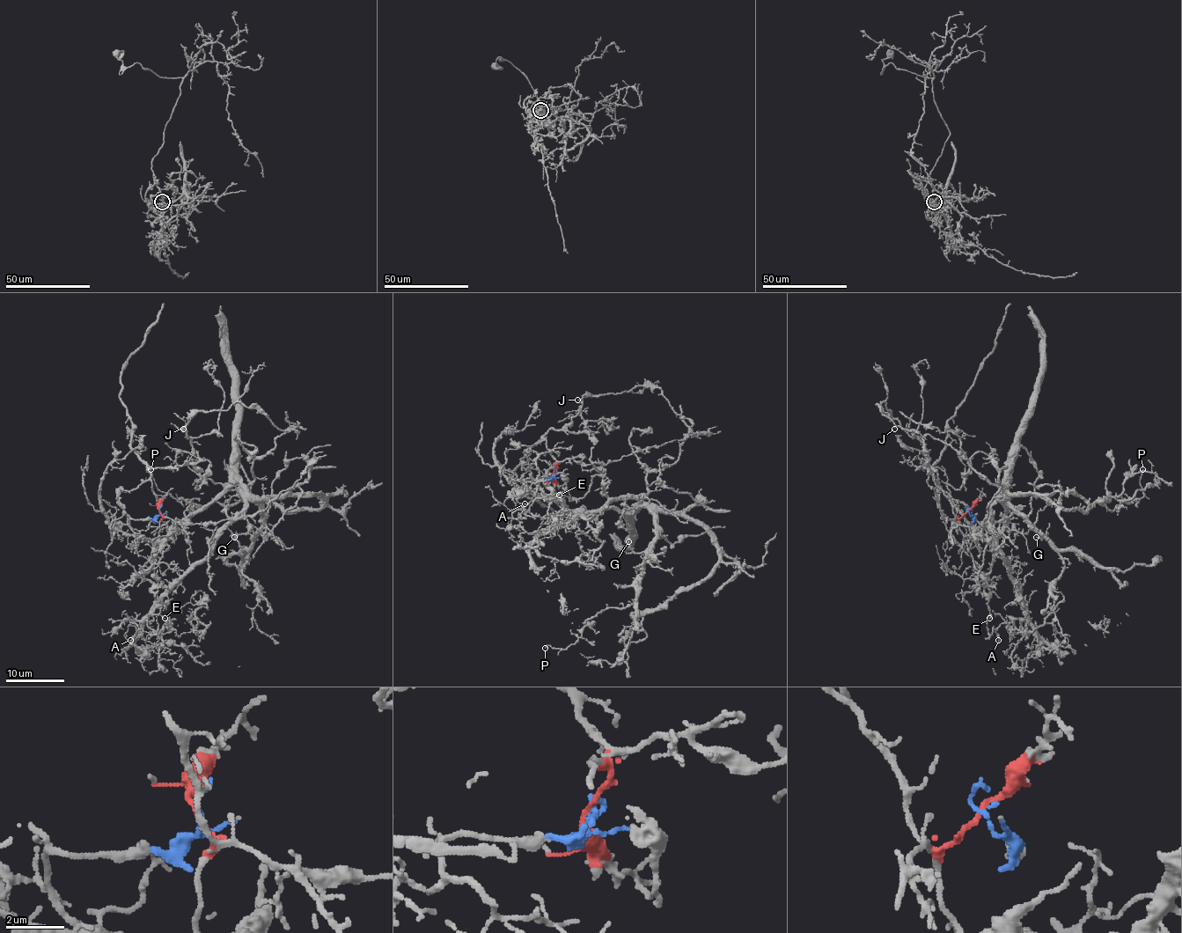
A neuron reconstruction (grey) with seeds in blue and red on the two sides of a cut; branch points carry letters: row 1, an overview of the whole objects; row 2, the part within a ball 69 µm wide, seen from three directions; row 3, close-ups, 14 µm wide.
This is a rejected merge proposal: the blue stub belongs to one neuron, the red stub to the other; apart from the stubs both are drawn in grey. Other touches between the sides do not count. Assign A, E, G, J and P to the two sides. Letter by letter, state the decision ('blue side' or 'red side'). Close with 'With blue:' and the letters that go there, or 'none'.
A: blue side
E: blue side
G: blue side
J: red side
P: blue side
With blue: A, E, G, P

